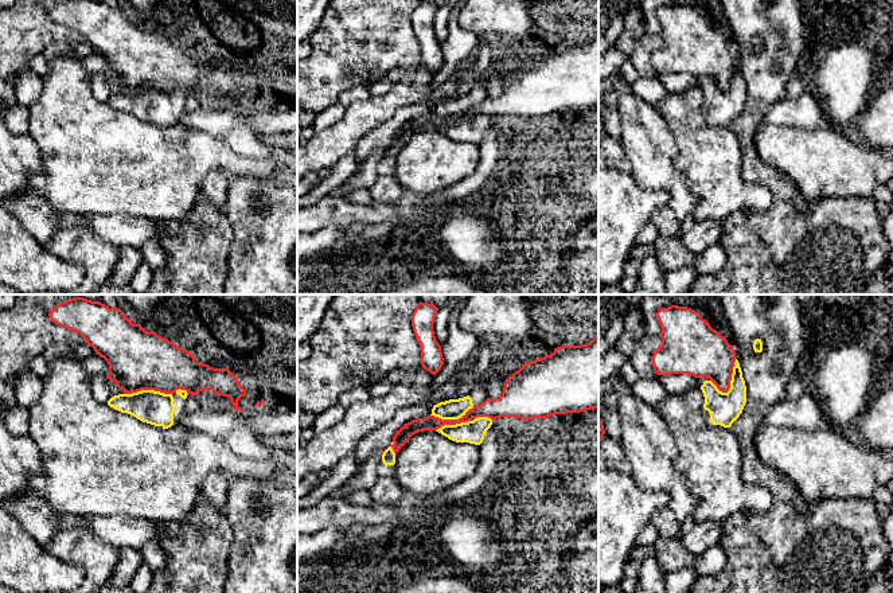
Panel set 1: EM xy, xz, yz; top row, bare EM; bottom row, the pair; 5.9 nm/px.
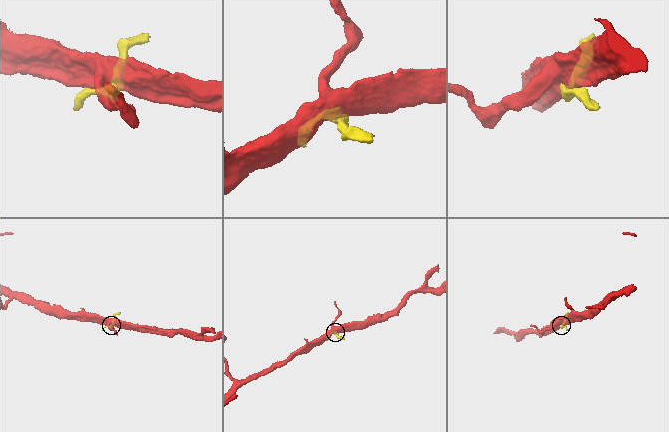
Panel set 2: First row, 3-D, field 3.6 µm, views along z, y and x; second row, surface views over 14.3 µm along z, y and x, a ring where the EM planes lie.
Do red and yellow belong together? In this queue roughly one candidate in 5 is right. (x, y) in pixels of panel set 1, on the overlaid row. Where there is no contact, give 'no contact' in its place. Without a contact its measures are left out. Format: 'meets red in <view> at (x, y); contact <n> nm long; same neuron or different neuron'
meets red in yz at (730, 378); contact 220 nm long; different neuron

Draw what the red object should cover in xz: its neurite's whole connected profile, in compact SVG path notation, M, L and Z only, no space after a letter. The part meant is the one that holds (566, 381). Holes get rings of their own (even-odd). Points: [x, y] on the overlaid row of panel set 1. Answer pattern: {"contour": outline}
{"contour": "M594 336L590 343L561 346L550 355L525 363L506 379L499 398L487 398L459 420L429 416L405 424L394 434L390 446L397 453L418 432L437 430L477 417L534 420L597 407L598 336Z"}

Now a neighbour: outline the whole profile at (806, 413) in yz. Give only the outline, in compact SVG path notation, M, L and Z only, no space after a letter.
M812 395L787 398L769 407L764 424L814 430L827 425L823 406Z

